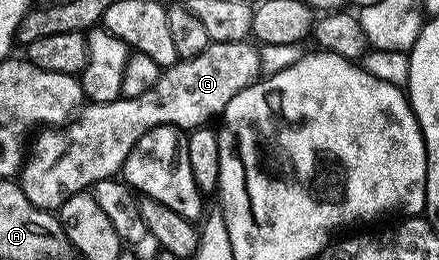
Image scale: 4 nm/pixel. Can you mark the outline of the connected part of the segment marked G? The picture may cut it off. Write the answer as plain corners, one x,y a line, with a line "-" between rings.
244,40
242,42
212,42
205,48
205,52
201,52
197,56
186,60
180,60
174,62
169,67
166,67
160,73
157,84
153,88
149,88
149,92
144,92
141,96
133,96
132,98
121,97
116,102
93,102
82,107
78,116
66,123
62,128
47,128
41,133
38,133
33,140
29,155
26,157
23,169
21,171
21,185
25,196
29,196
29,200
33,204
37,204
37,208
42,210
50,210
52,212
58,212
61,208
61,204
65,204
65,200
69,200
69,196
74,194
81,194
93,188
96,183
106,178
114,178
122,171
125,160
129,156
129,152
133,152
133,148
137,144
137,140
141,140
141,136
145,136
145,132
149,132
153,128
158,126
174,126
175,129
184,132
190,132
196,130
198,126
206,126
212,120
210,118
218,119
224,108
229,104
229,100
233,100
233,96
237,96
237,92
241,92
245,88
249,88
254,82
259,81
261,77
261,63
259,61
259,50
256,49
250,41

